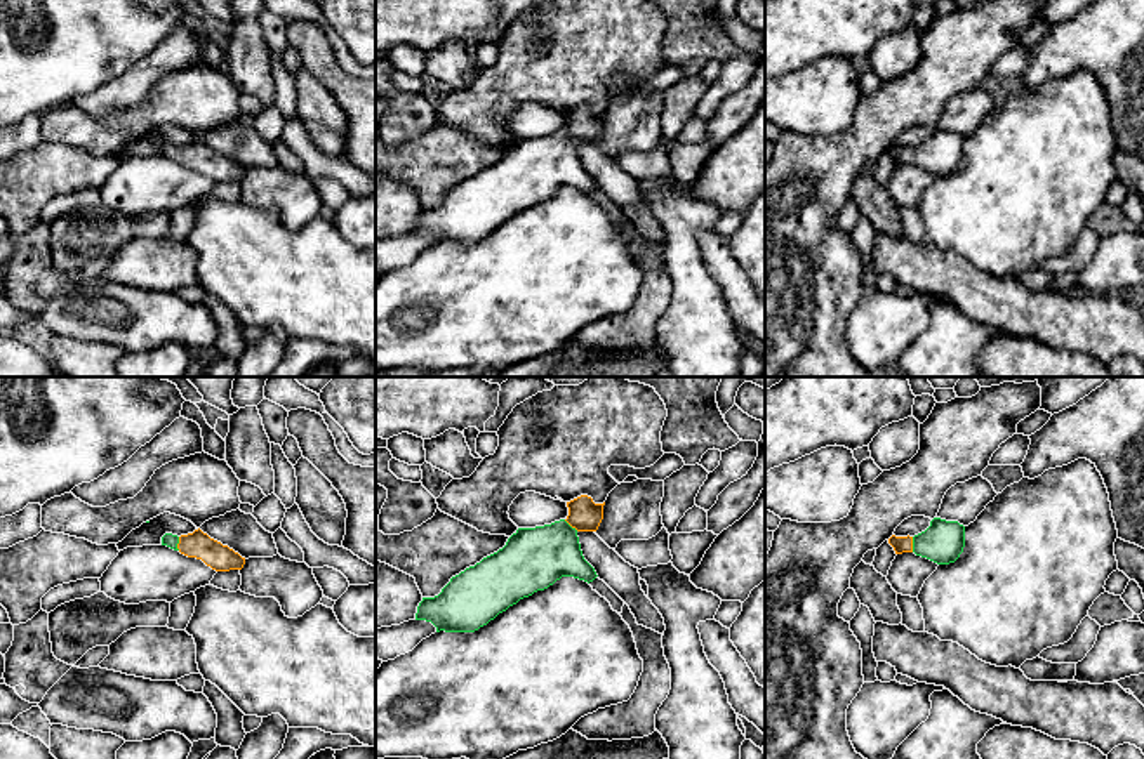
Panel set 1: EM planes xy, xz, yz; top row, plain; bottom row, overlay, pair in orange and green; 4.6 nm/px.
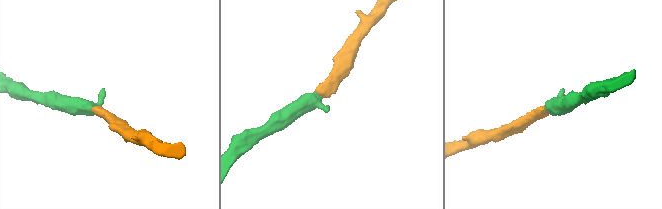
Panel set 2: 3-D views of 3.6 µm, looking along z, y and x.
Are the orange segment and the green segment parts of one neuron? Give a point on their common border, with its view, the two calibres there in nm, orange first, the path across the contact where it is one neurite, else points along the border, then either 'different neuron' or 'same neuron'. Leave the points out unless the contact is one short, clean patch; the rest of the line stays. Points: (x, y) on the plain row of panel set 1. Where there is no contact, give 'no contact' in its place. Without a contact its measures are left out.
meets orange in yz at (911, 155); 80 nm thick on the orange side, 200 nm on the other; runs through yz (901, 155), (911, 155), (943, 153); same neuron

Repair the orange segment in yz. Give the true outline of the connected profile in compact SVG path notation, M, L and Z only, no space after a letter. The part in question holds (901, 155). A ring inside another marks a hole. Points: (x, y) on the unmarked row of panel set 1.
M934 129L925 142L915 148L892 146L888 155L894 158L895 165L915 163L937 175L949 175L963 163L965 137L958 132Z

